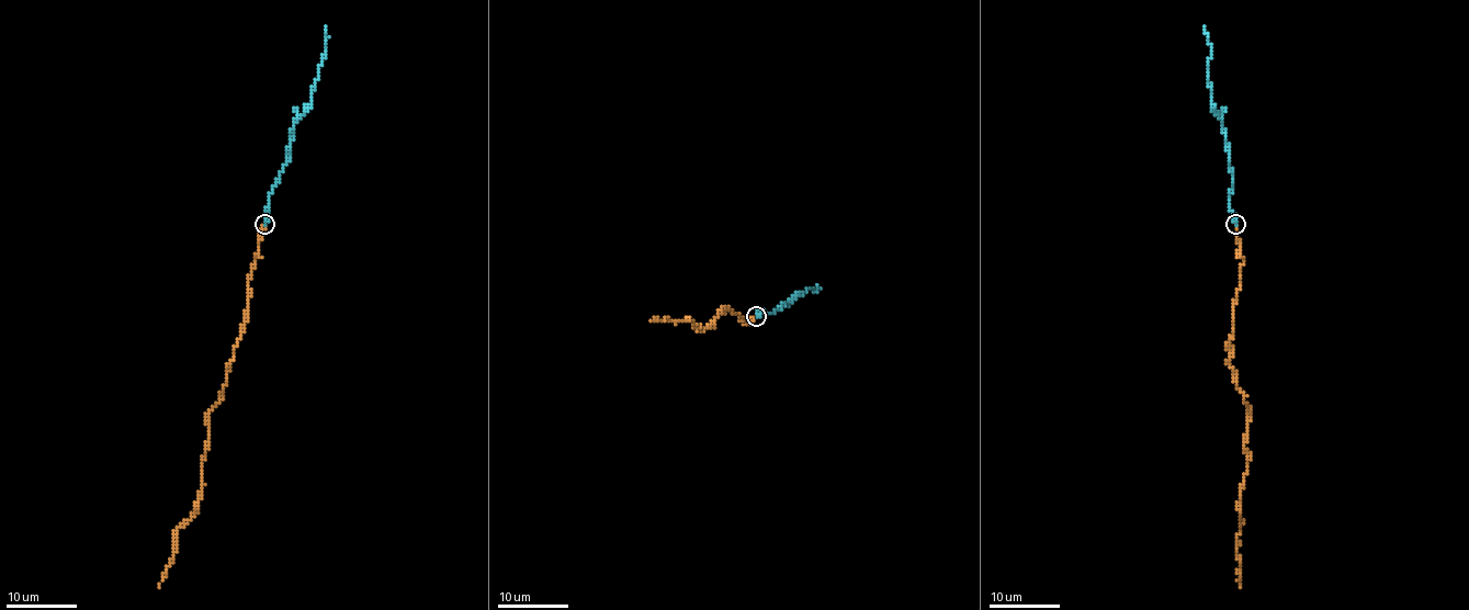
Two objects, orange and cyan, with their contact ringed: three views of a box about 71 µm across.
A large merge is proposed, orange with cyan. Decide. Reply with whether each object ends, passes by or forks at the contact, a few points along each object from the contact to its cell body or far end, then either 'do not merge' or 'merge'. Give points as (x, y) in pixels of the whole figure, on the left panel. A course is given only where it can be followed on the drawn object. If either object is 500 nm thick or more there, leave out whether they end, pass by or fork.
orange ends there; cyan ends there; orange runs (264, 224), (227, 384), (206, 419), (196, 511), (176, 531), (173, 557), (158, 588); cyan runs (264, 224), (270, 194), (287, 160), (291, 131), (311, 103), (313, 86), (319, 75), (327, 47), (325, 25); merge

